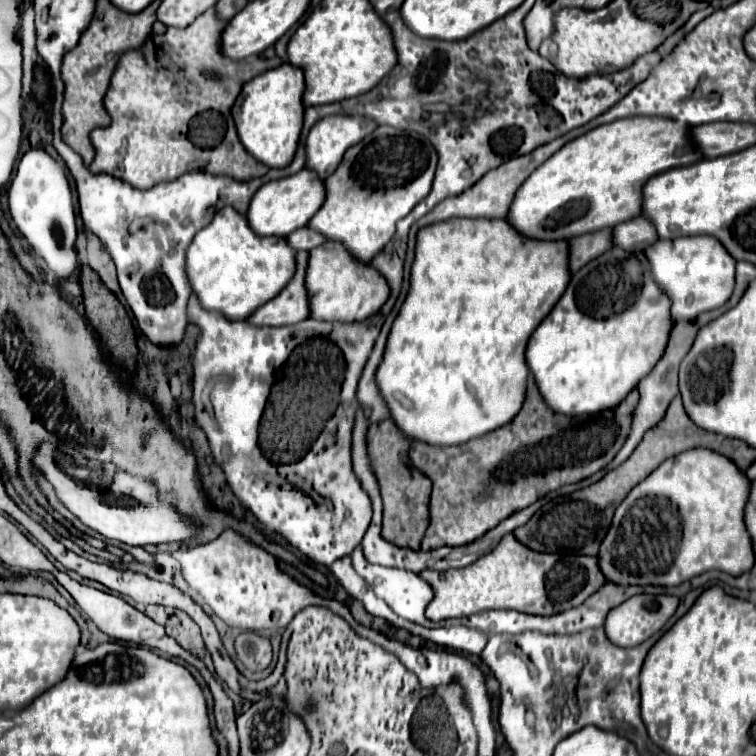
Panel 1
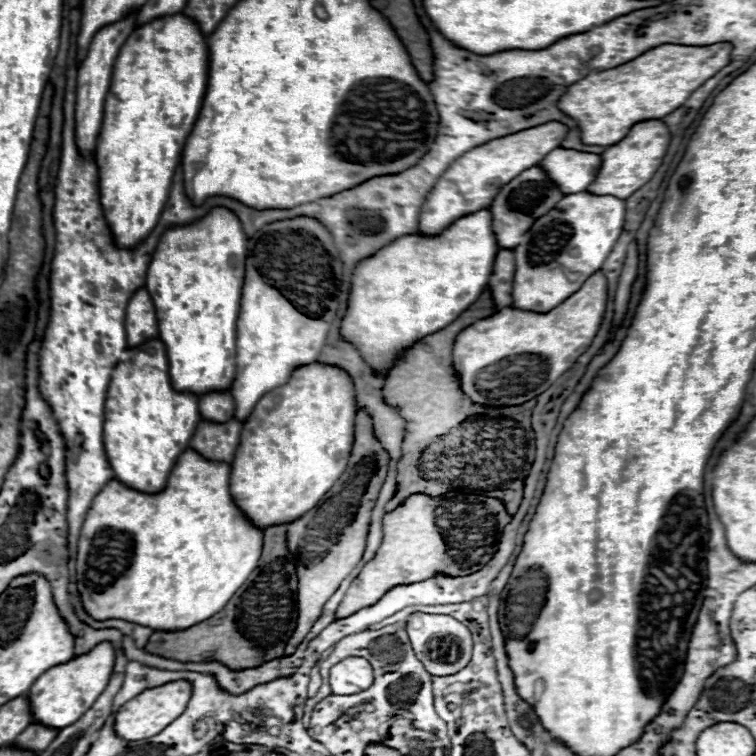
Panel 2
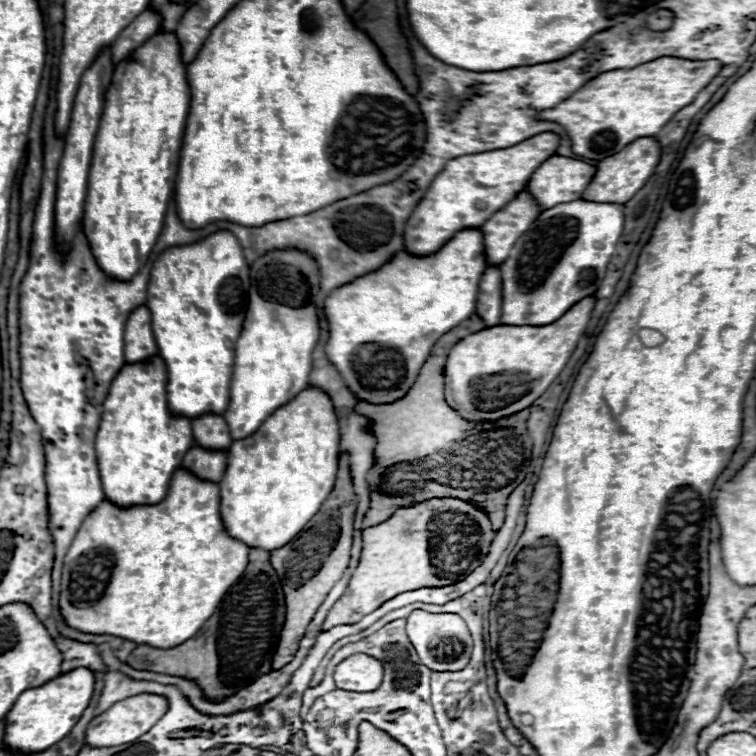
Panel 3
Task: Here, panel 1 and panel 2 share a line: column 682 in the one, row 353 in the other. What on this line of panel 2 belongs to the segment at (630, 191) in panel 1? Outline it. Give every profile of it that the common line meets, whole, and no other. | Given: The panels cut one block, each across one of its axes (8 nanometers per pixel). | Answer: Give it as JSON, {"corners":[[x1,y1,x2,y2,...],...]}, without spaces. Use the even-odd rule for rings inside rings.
{"corners":[[158,338,122,353,114,378,110,379,104,410,102,440,114,478,138,492,160,492,178,456,188,448,196,424,200,422,200,412,196,396,172,390,166,348],[118,370,140,371,118,375]]}

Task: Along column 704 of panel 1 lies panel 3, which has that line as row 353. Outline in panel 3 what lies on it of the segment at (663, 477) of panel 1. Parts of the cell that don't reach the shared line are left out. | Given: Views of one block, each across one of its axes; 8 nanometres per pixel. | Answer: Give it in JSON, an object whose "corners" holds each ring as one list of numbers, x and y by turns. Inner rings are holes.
{"corners":[[588,298,574,304,556,324,544,328,496,326,462,338,450,350,444,368,444,392,450,406,462,418,474,422,480,422,480,412,488,414,488,420,498,420,532,406,572,356,590,322,594,302,594,298]]}

